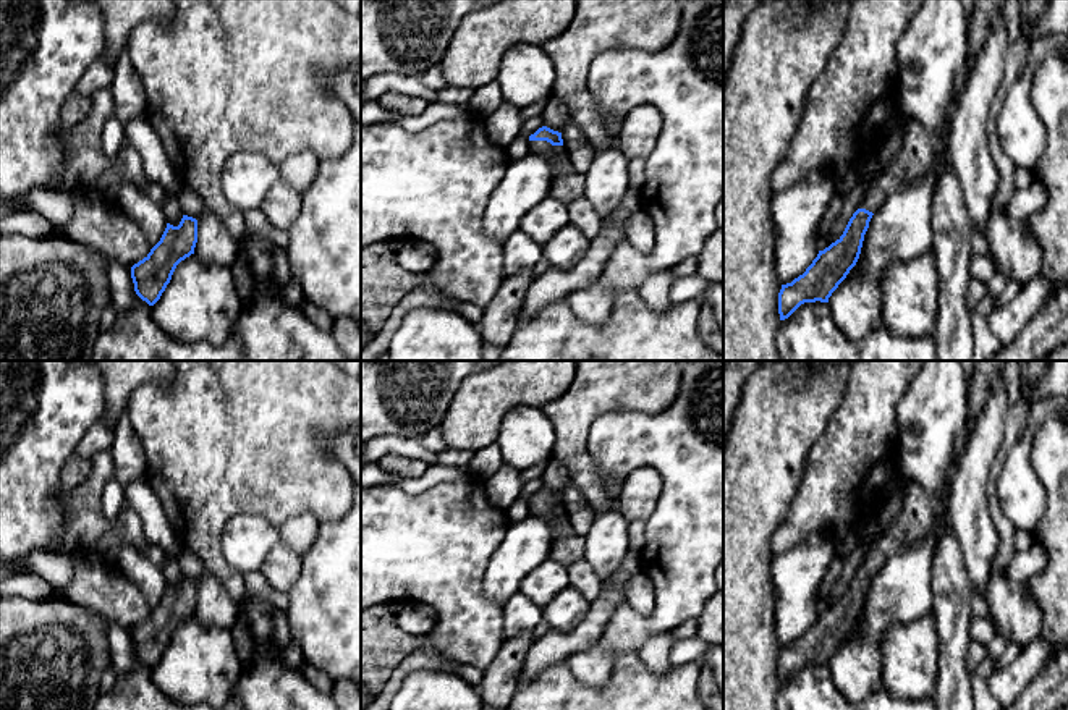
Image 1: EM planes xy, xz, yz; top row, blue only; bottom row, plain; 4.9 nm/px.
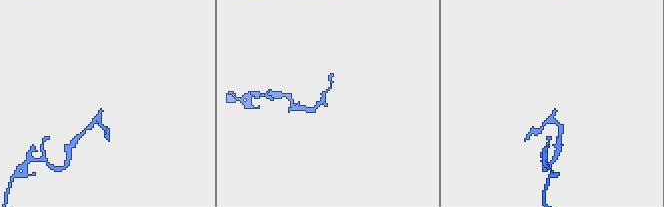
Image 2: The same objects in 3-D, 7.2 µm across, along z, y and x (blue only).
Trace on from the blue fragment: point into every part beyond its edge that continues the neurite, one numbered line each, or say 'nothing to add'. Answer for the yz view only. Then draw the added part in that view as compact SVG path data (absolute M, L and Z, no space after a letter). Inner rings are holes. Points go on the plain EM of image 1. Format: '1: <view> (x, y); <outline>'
1: yz (916, 516); M976 361L973 383L968 391L968 419L955 442L955 453L950 463L945 492L939 497L930 495L921 484L908 480L903 508L892 527L875 542L872 542L859 571L877 574L892 552L909 547L921 540L932 527L935 513L943 508L950 498L956 472L956 461L971 432L971 422L985 409L989 393L1000 377L1007 361Z

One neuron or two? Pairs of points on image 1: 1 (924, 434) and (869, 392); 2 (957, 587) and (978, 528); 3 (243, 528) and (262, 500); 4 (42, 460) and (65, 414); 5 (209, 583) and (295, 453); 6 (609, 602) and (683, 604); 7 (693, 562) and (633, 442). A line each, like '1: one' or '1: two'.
1: two
2: two
3: two
4: one
5: two
6: two
7: one

